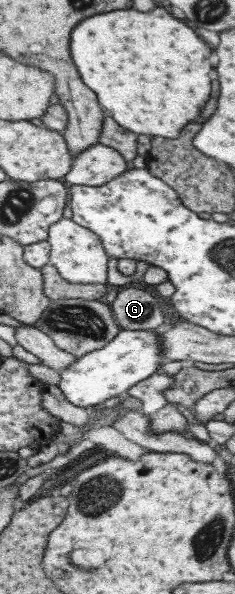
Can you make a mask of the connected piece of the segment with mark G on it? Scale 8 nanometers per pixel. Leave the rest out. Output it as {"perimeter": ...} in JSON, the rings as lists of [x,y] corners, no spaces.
{"perimeter":[[[125,286],[118,289],[114,300],[110,303],[110,310],[120,330],[153,331],[164,321],[165,311],[158,306],[158,301],[157,295],[149,294],[146,289]]]}

